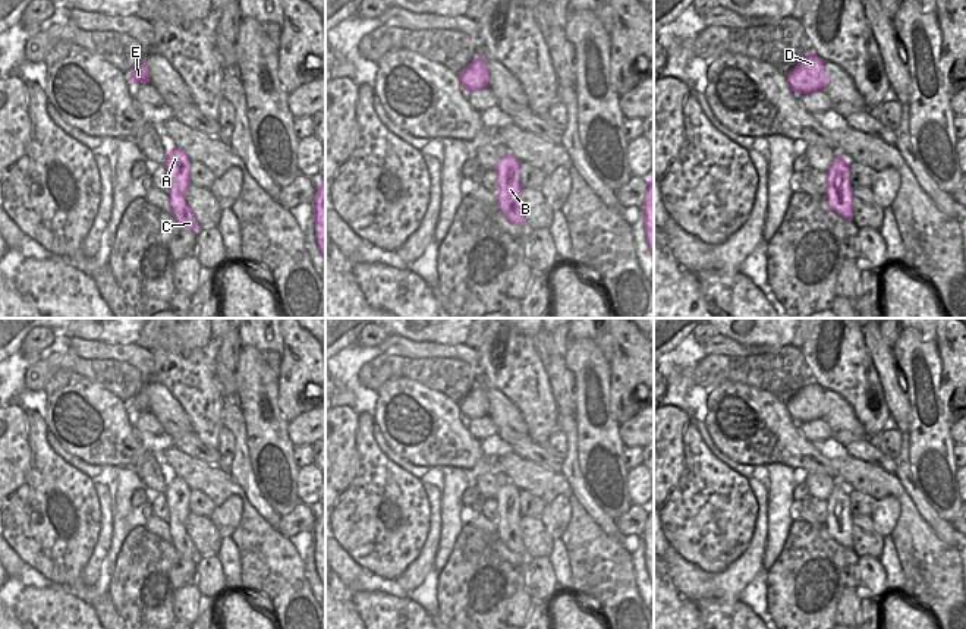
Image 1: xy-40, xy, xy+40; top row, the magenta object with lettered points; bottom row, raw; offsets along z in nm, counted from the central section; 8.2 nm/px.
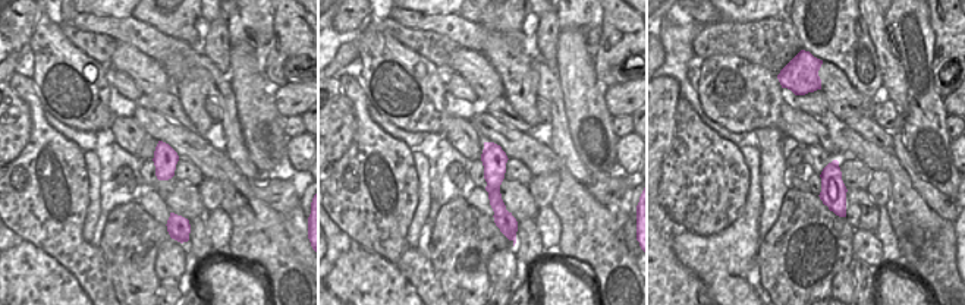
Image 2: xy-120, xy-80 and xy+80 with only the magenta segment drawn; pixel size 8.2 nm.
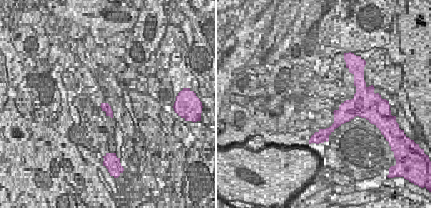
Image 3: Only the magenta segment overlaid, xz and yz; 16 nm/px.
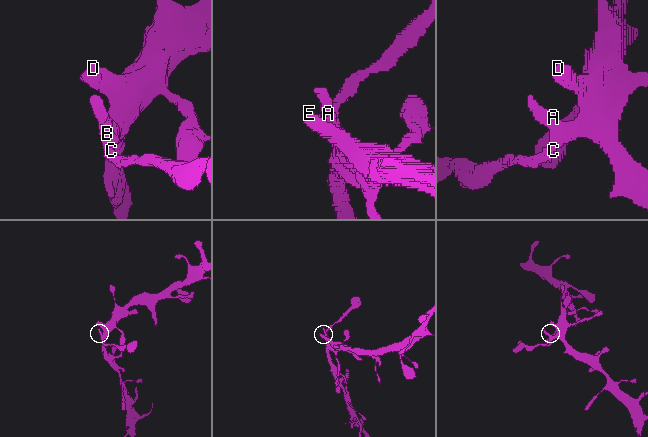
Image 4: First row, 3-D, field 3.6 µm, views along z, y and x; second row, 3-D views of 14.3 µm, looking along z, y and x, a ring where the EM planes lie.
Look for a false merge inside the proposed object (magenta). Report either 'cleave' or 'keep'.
cleave

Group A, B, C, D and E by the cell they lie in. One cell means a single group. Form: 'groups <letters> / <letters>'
groups A B D E / C

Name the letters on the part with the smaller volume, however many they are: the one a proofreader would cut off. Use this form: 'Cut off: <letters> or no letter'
Cut off: C

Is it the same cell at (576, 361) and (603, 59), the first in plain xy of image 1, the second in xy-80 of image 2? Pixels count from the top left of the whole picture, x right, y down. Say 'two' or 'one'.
two

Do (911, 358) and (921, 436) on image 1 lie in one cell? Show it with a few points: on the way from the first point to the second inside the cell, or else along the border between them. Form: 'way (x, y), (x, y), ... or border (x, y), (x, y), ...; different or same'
way (921, 377), (925, 417); same

